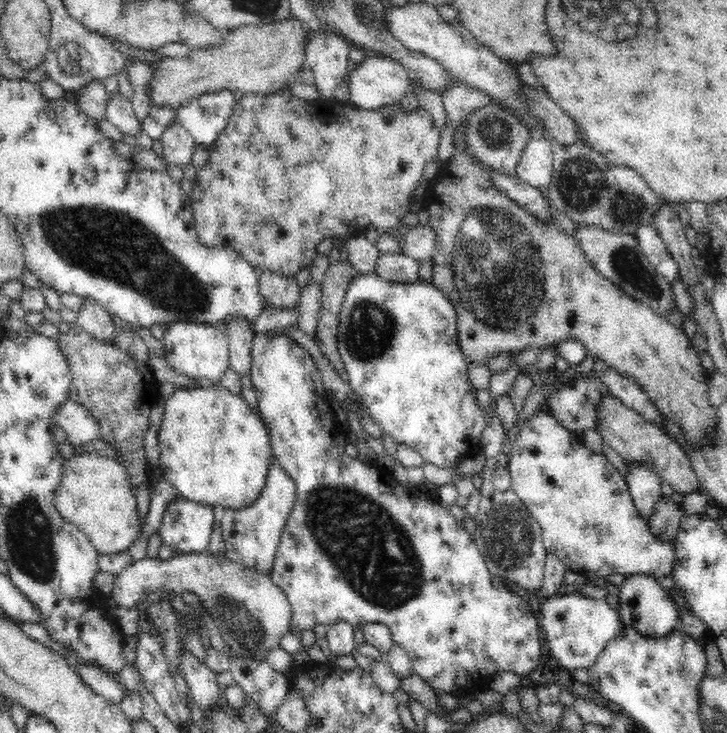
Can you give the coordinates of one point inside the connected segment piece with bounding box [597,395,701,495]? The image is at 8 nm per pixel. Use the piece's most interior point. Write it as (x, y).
(635, 439)

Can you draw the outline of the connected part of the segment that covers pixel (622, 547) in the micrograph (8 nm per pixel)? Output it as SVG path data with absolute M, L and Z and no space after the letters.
M538 412L525 421L511 448L508 467L511 489L539 522L545 550L558 556L567 569L585 577L671 574L676 561L675 536L668 538L651 532L650 520L640 516L636 510L625 477L603 453L597 454L588 449L582 435L564 428L552 415Z

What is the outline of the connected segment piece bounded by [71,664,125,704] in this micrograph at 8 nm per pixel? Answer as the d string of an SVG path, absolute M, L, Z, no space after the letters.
M71 665L80 679L86 683L98 696L105 696L112 704L121 704L125 697L124 690L109 671L96 666Z

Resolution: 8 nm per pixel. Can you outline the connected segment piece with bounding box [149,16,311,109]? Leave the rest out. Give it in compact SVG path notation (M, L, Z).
M294 16L273 23L264 22L260 25L250 25L229 29L226 39L216 47L195 48L187 57L166 57L158 62L151 62L154 71L151 80L149 99L156 106L178 108L198 94L230 90L240 90L242 93L272 94L278 90L286 90L286 84L296 82L296 72L304 64L304 43L310 34L304 30L300 20Z

